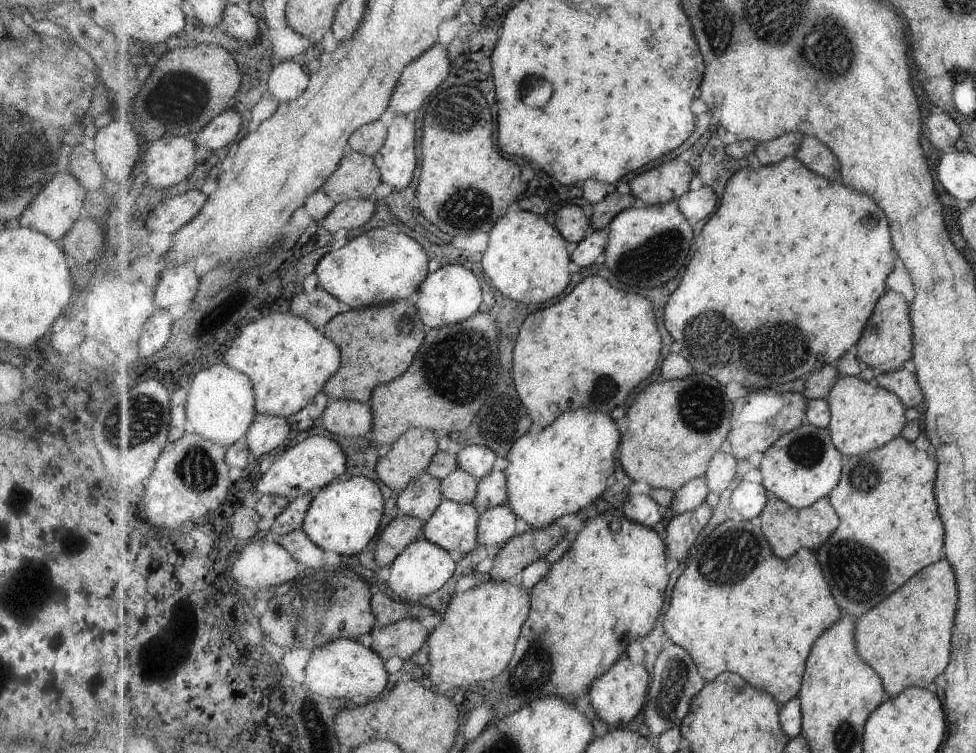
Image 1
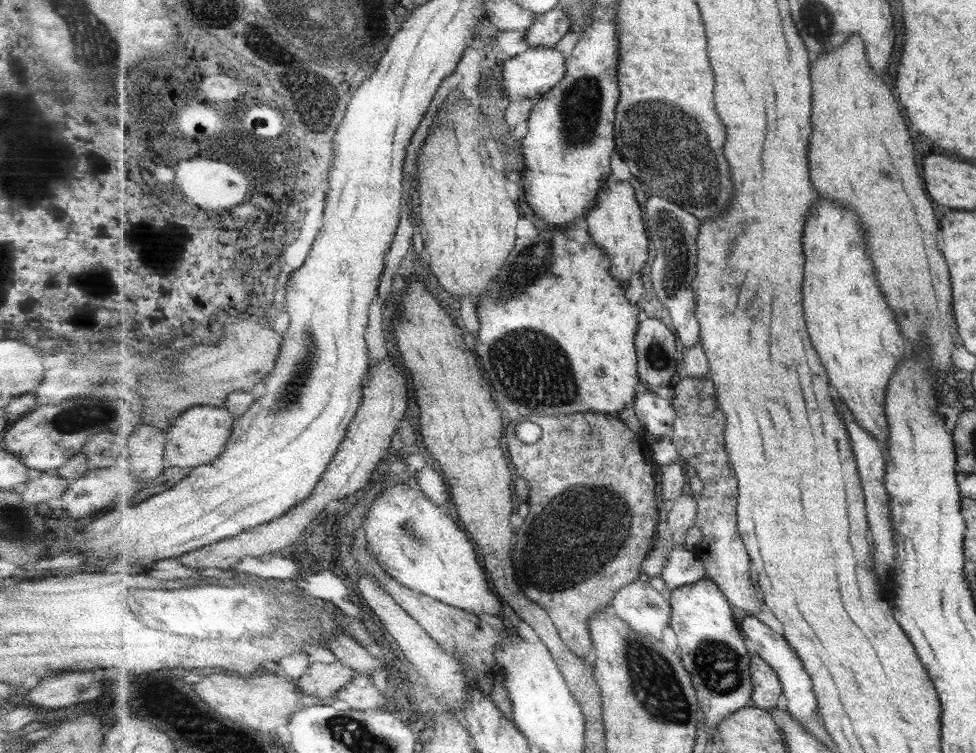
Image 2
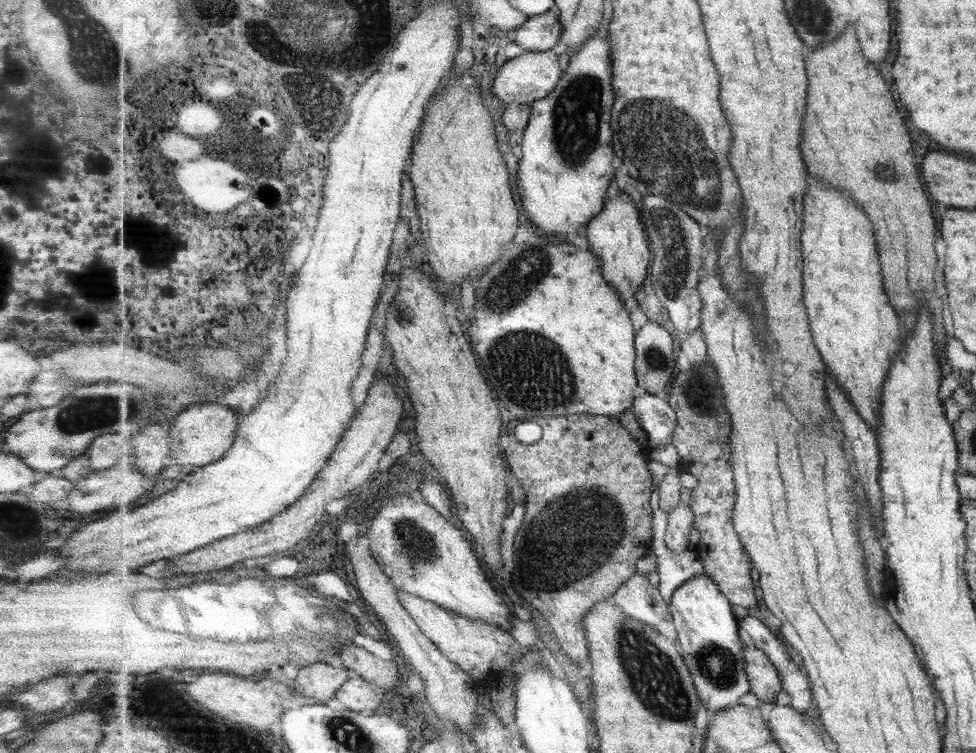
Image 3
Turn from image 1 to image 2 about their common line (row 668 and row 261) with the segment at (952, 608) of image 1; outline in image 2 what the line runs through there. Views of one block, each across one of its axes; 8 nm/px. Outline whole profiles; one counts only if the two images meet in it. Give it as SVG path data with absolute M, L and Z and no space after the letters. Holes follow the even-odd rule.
M855 35L851 40L846 40L847 44L843 44L841 47L837 47L835 50L829 52L827 56L819 56L817 60L811 65L811 76L814 85L814 110L812 112L812 120L814 125L814 132L811 135L810 140L810 171L813 180L815 180L815 186L819 188L821 194L825 196L831 196L829 199L834 201L845 202L847 208L859 212L861 220L865 222L865 236L867 236L867 244L869 244L869 250L871 250L871 256L875 260L875 266L877 266L877 276L879 276L879 284L885 292L885 296L889 298L889 304L891 308L895 310L897 314L897 321L901 326L903 334L907 338L910 338L915 344L930 344L930 357L932 358L932 367L934 370L947 370L947 374L951 374L951 368L955 368L953 360L953 351L959 344L957 342L957 336L953 336L951 332L951 322L955 322L953 318L953 306L951 306L951 300L953 300L953 288L951 288L951 276L949 276L949 266L947 266L947 260L943 258L943 254L937 250L937 234L941 232L941 226L939 226L939 220L937 220L937 214L935 214L935 208L933 208L933 200L929 198L929 194L925 192L925 180L921 178L921 170L917 166L917 154L915 154L915 144L913 144L913 138L911 138L911 132L907 128L907 122L901 114L901 106L893 94L893 90L883 82L881 74L877 72L873 66L871 66L868 54L866 53L865 42L861 35Z

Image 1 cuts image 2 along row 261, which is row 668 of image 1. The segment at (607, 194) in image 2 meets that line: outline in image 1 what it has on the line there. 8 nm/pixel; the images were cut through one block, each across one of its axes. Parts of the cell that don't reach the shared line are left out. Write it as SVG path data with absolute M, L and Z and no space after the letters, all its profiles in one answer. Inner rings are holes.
M623 656L604 676L597 678L591 685L588 695L595 714L613 726L629 724L641 710L643 712L650 690L651 674L641 663L635 663Z

